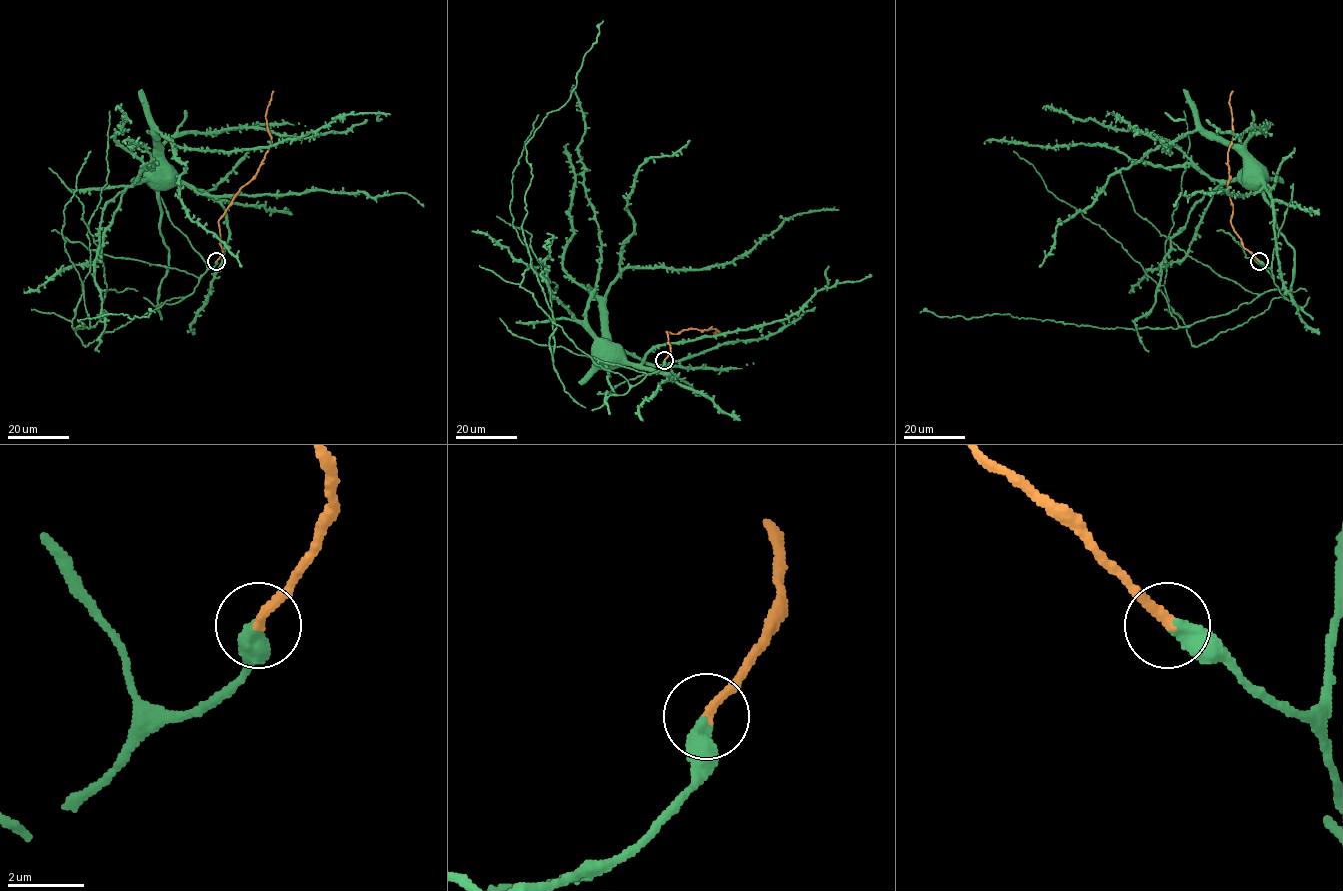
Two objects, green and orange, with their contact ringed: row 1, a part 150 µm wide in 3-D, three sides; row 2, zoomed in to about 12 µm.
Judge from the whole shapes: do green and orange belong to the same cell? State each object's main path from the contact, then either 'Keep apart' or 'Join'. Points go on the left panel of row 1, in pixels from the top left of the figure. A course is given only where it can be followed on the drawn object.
Course of green: (217, 261), (191, 293), (174, 304), (158, 302), (168, 249), (161, 235), (158, 192), (145, 179), (148, 175). Course of orange: (217, 261), (222, 253), (218, 219), (234, 195), (256, 174), (271, 142), (266, 113), (273, 90). Join

